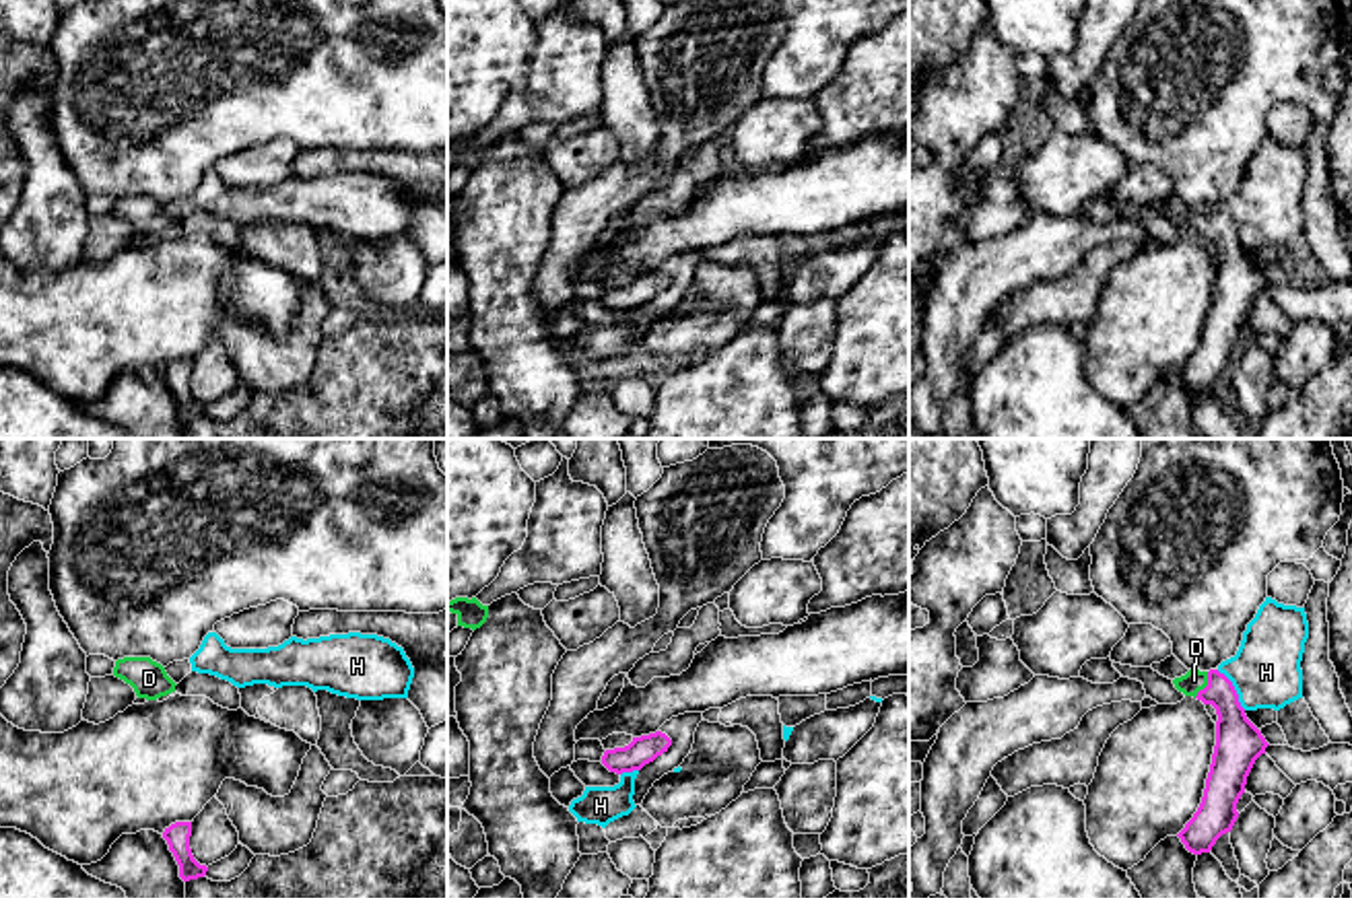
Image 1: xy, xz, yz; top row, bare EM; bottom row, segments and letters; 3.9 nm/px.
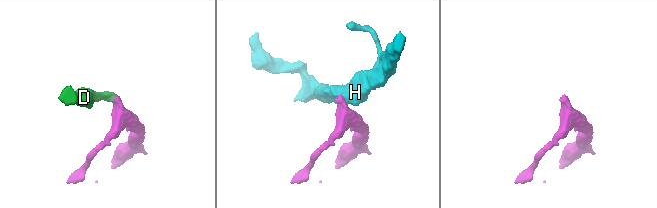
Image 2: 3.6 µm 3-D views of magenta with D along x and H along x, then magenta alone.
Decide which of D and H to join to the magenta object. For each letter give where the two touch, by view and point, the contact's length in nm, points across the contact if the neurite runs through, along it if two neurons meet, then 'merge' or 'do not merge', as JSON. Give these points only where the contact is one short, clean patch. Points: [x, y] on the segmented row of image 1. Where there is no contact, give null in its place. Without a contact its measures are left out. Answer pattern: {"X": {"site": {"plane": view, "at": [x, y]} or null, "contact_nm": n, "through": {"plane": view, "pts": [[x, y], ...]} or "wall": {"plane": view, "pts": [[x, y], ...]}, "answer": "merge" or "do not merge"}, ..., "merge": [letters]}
{"D": {"site": {"plane": "yz", "at": [1208, 684]}, "contact_nm": 120, "through": {"plane": "yz", "pts": [[1237, 740], [1227, 703], [1208, 684], [1194, 680]]}, "answer": "merge"}, "H": {"site": {"plane": "yz", "at": [1233, 688]}, "contact_nm": 200, "wall": {"plane": "yz", "pts": [[1217, 670], [1231, 682], [1237, 701], [1245, 709]]}, "answer": "do not merge"}, "merge": ["D"]}

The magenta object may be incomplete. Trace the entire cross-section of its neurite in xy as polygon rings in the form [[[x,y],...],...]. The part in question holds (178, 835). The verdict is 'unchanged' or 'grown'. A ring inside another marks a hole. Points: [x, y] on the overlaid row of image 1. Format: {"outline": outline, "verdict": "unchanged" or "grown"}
{"outline": [[[175,822],[169,828],[165,828],[163,838],[169,844],[169,851],[173,853],[177,865],[179,865],[179,877],[183,882],[204,877],[208,867],[200,865],[190,849],[190,836],[192,836],[192,822]]], "verdict": "unchanged"}

